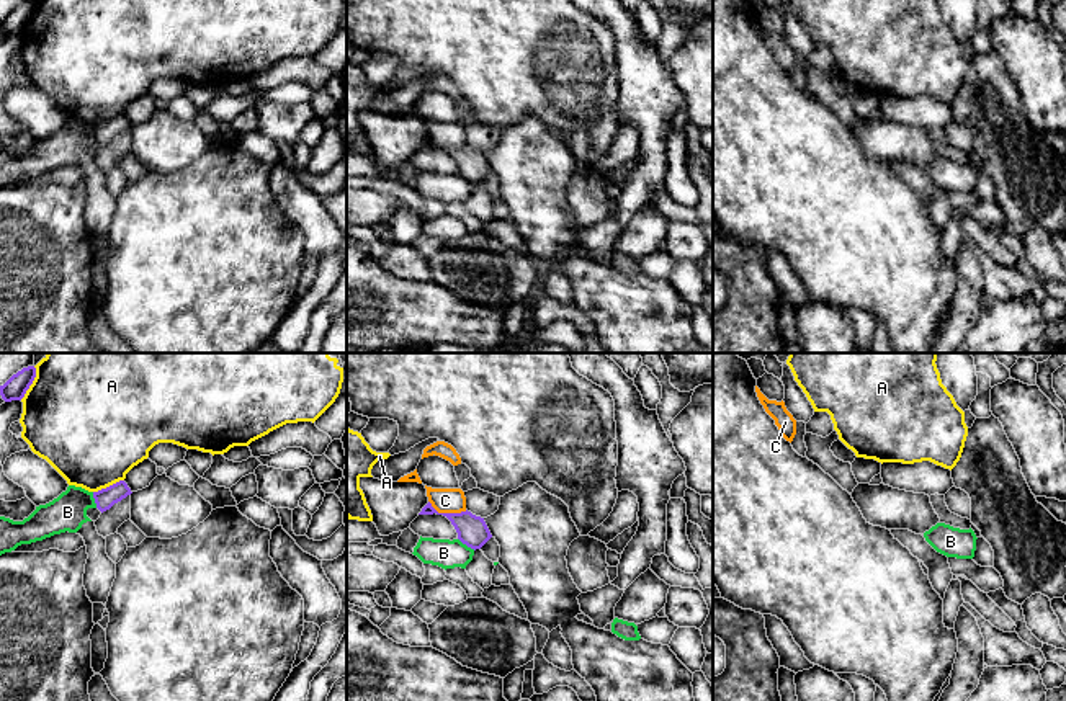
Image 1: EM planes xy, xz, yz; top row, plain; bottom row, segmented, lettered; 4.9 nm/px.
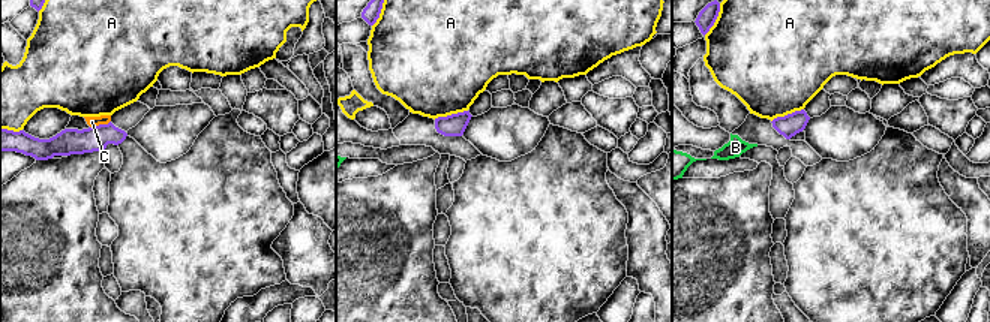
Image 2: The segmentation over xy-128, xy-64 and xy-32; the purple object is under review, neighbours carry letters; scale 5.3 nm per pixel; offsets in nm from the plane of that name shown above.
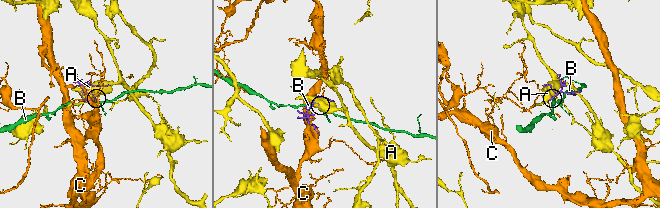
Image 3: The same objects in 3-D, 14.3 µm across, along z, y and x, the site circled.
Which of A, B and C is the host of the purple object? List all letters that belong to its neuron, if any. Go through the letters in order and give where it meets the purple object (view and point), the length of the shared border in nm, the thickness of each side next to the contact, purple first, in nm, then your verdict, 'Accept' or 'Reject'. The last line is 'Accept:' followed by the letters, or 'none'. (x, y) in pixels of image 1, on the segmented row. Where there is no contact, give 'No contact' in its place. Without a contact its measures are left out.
A: Touches purple at xy (31, 383). Shared border 180 nm. Thickness 110 nm (purple) against 500 nm. Reject
B: Touches purple at xz (466, 544). Shared border 110 nm. Thickness 150 nm (purple) against 140 nm. Reject
C: Touches purple at xz (447, 513). Shared border 200 nm. Thickness 150 nm (purple) against 130 nm. Reject
Accept: none

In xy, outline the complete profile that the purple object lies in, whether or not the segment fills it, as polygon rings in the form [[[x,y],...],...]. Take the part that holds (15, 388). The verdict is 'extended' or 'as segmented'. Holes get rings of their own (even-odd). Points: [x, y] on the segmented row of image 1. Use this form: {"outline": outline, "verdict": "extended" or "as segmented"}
{"outline": [[[28,366],[13,374],[3,386],[0,395],[5,402],[21,400],[36,377],[36,368]]], "verdict": "as segmented"}

